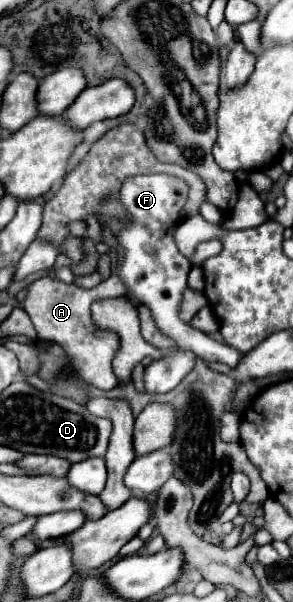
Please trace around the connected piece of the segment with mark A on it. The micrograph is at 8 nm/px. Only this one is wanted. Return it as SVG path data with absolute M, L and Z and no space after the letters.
M112 268L110 278L99 285L86 290L74 284L52 280L50 276L42 276L28 286L28 296L22 302L22 308L32 318L38 338L60 344L66 350L68 358L72 360L76 372L80 372L84 382L94 384L100 390L112 390L118 384L118 379L110 364L118 350L118 336L114 332L98 330L92 326L90 306L99 296L102 296L102 293L111 293L111 297L124 296L127 294L127 288L117 275L115 268Z

